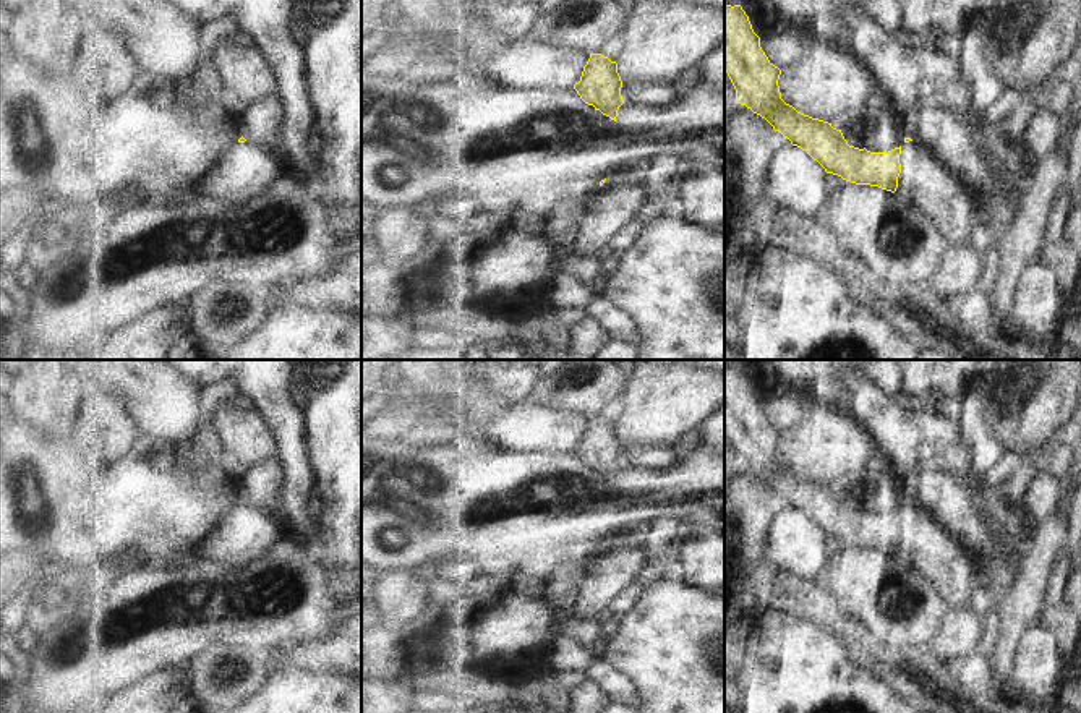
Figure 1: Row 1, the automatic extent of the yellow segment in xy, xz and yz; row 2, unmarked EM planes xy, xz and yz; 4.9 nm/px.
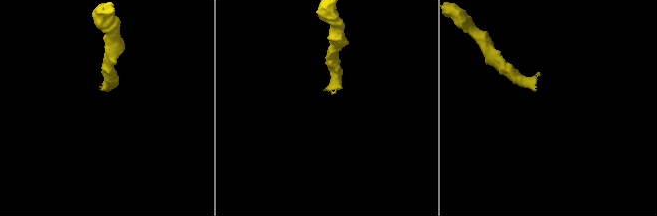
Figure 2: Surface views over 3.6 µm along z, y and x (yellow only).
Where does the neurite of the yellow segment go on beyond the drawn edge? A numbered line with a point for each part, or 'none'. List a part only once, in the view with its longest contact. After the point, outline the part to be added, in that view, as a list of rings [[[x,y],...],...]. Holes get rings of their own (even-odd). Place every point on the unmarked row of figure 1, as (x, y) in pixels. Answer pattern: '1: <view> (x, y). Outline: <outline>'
1: yz (926, 545). Outline: [[[916,502],[901,507],[901,536],[895,557],[919,570],[943,596],[950,611],[972,611],[976,569],[964,548],[932,514]]]

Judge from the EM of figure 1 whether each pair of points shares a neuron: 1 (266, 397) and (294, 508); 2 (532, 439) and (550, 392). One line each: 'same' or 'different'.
1: same
2: different

